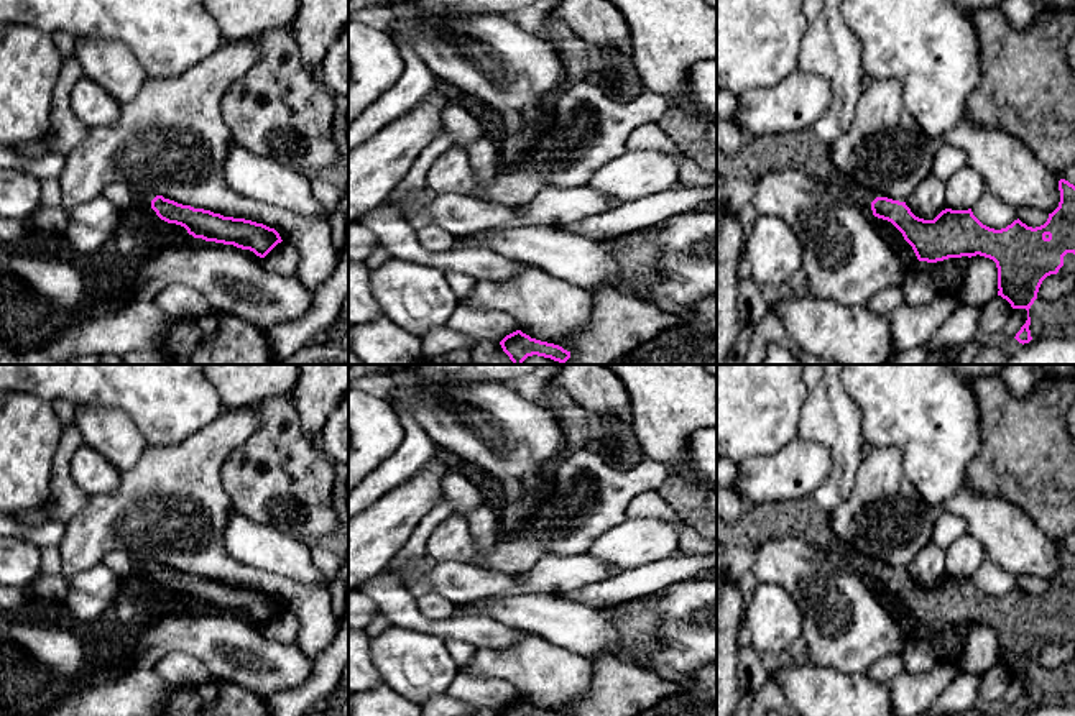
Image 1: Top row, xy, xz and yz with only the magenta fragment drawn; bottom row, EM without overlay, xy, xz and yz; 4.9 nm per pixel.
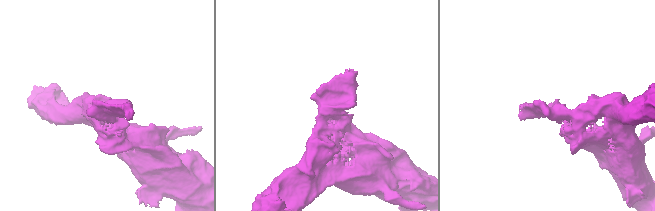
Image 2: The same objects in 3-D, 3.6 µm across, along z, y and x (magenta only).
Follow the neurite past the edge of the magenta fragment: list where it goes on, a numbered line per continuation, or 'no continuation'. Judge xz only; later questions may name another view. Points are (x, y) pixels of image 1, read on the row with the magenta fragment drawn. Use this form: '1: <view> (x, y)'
no continuation

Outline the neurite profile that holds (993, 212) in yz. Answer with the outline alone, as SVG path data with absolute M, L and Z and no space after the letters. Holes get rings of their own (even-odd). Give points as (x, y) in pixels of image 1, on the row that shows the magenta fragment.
M986 190L981 199L971 207L973 215L986 227L1001 230L1017 220L1017 209L1001 200L993 192Z

